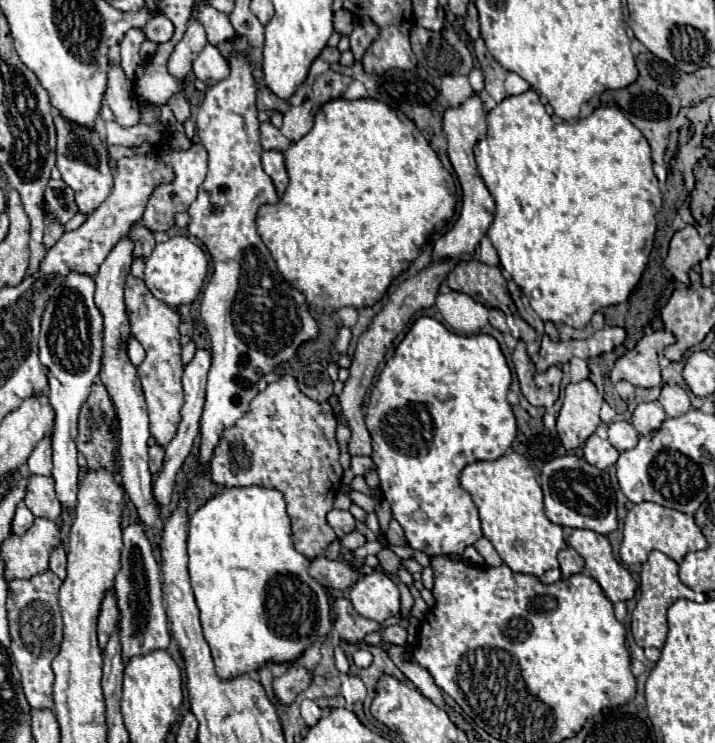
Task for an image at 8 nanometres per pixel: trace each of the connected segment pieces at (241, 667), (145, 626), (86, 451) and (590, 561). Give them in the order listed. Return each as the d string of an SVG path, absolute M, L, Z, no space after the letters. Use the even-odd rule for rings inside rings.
M249 486L225 488L189 518L189 577L201 614L203 636L211 648L221 680L255 672L265 664L291 664L303 650L331 632L325 588L309 576L309 560L293 548L291 524L279 490Z
M131 524L123 530L123 550L121 550L121 570L115 576L115 592L119 606L119 644L123 652L123 662L131 656L143 656L151 648L167 650L171 644L167 614L163 608L161 594L161 572L153 554L153 546L143 534L141 524Z
M95 382L89 398L85 400L79 412L79 434L77 434L77 450L85 456L87 468L111 468L111 456L119 456L119 424L113 400L107 388L101 382ZM111 424L115 424L115 432L111 432Z
M571 530L567 544L585 560L587 574L599 582L601 590L613 604L619 600L631 600L635 596L637 584L633 576L613 558L607 536L593 530Z

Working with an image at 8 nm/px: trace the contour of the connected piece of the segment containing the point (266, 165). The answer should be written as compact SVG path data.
M275 150L263 152L261 162L263 162L263 170L269 174L269 178L273 180L273 184L275 184L279 196L281 196L287 190L287 184L289 184L289 176L287 176L287 170L285 170L283 154L275 152Z

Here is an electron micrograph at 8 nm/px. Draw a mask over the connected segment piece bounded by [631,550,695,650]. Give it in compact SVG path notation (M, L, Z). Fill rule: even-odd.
M651 552L649 560L643 564L641 570L641 598L635 606L635 612L631 614L631 632L633 638L637 642L637 646L647 648L647 646L655 646L655 648L663 648L665 638L667 638L667 610L669 606L679 600L679 598L687 598L687 600L695 600L695 592L691 588L687 588L679 576L677 576L677 562L673 562L669 556L665 556L663 552Z

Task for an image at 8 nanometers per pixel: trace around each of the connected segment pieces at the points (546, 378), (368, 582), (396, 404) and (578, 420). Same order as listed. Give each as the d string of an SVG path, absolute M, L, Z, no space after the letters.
M519 340L513 352L515 372L521 384L521 392L529 404L551 408L559 398L561 370L551 366L545 374L537 374L528 353L525 352L525 342Z
M371 572L351 588L353 608L375 622L383 622L399 612L399 590L385 572Z
M421 316L411 326L393 358L389 358L381 370L367 402L365 424L373 438L371 458L381 480L379 490L391 504L391 514L401 524L411 548L429 556L463 554L467 546L483 536L479 510L471 494L459 486L459 474L467 464L497 460L511 448L517 424L511 404L507 402L509 384L511 370L493 336L459 336L427 316Z
M581 380L565 388L565 400L557 416L557 434L567 450L577 450L595 434L599 426L599 410L603 396L599 396L591 380Z

